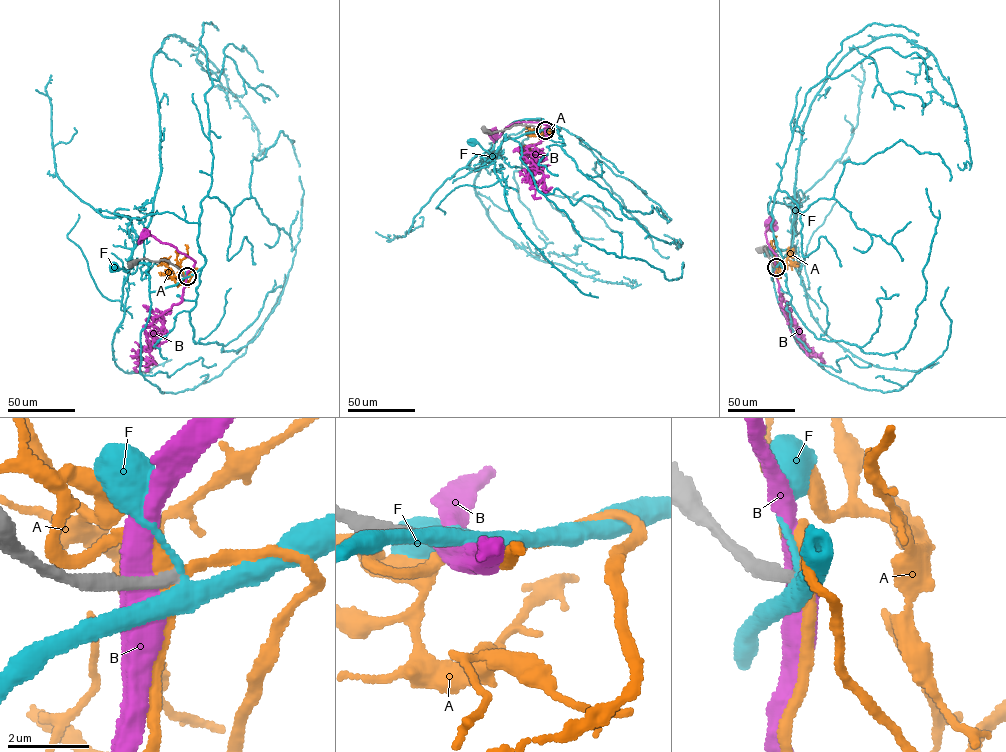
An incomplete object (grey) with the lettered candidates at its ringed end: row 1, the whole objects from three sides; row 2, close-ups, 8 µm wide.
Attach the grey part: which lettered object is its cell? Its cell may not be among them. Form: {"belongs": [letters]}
{"belongs": ["A"]}

